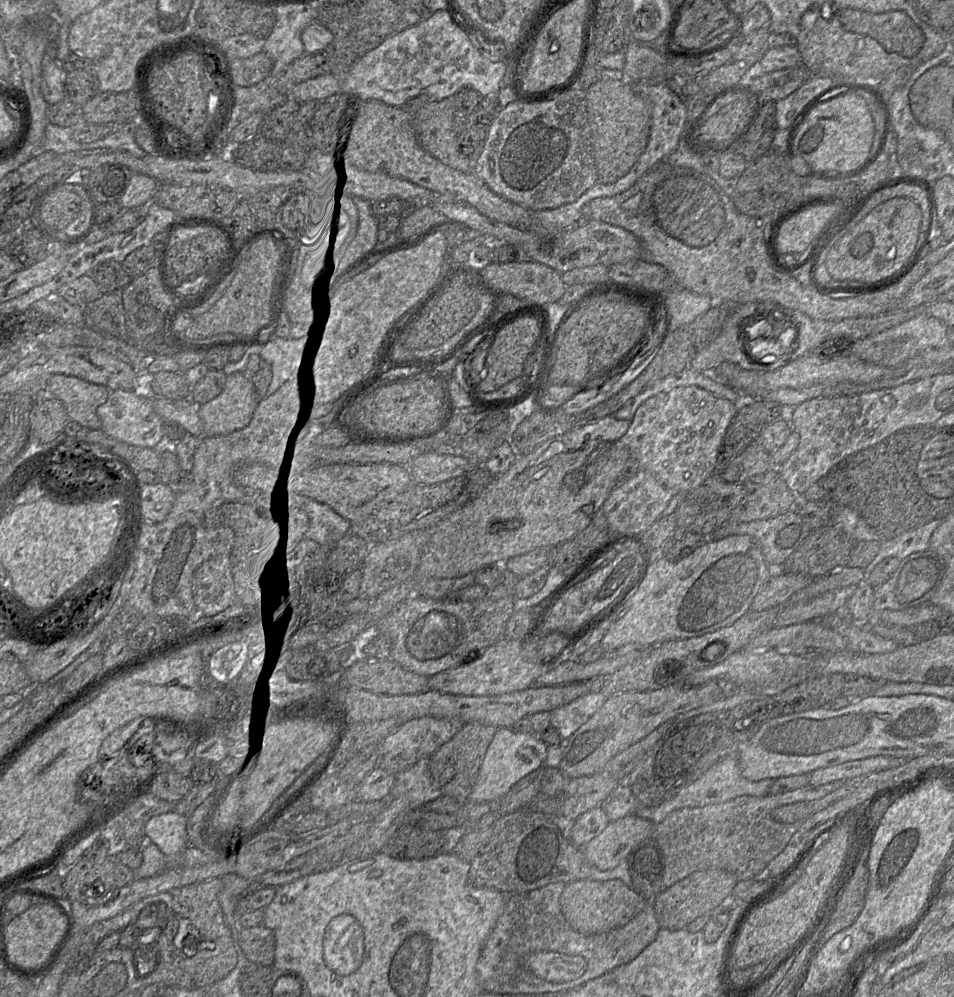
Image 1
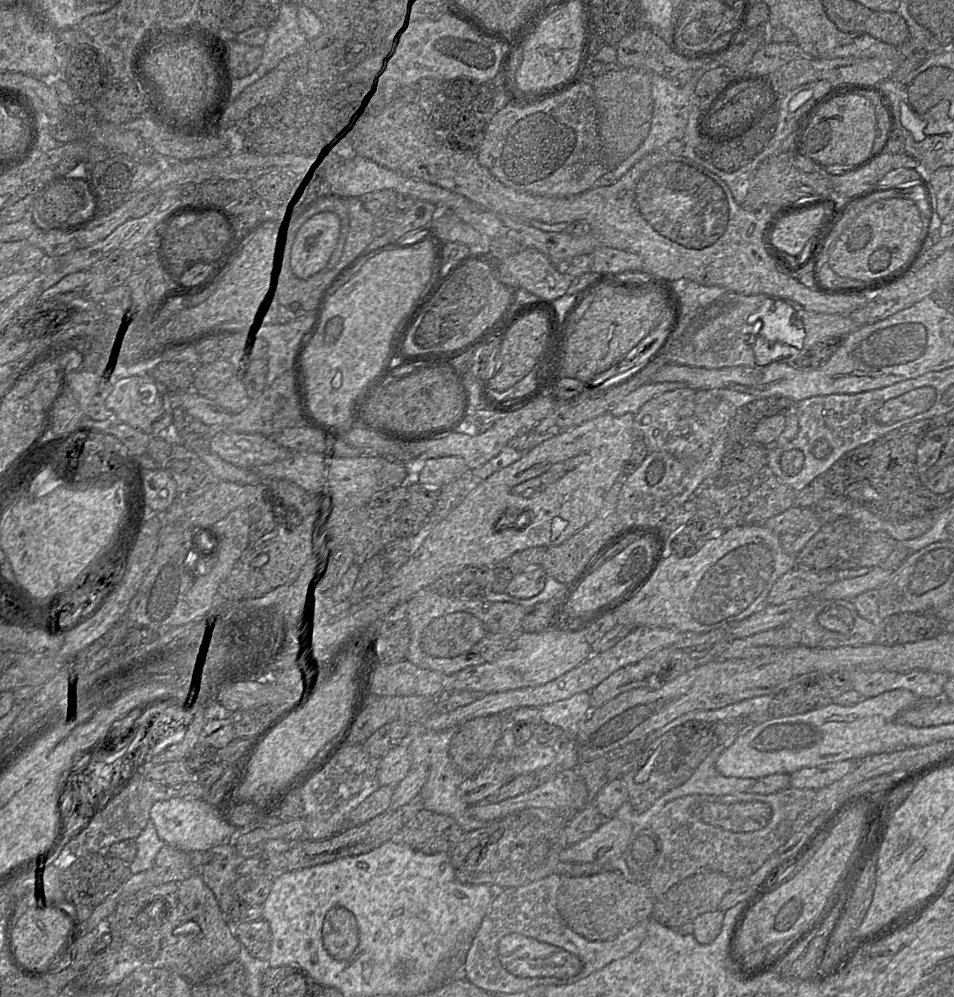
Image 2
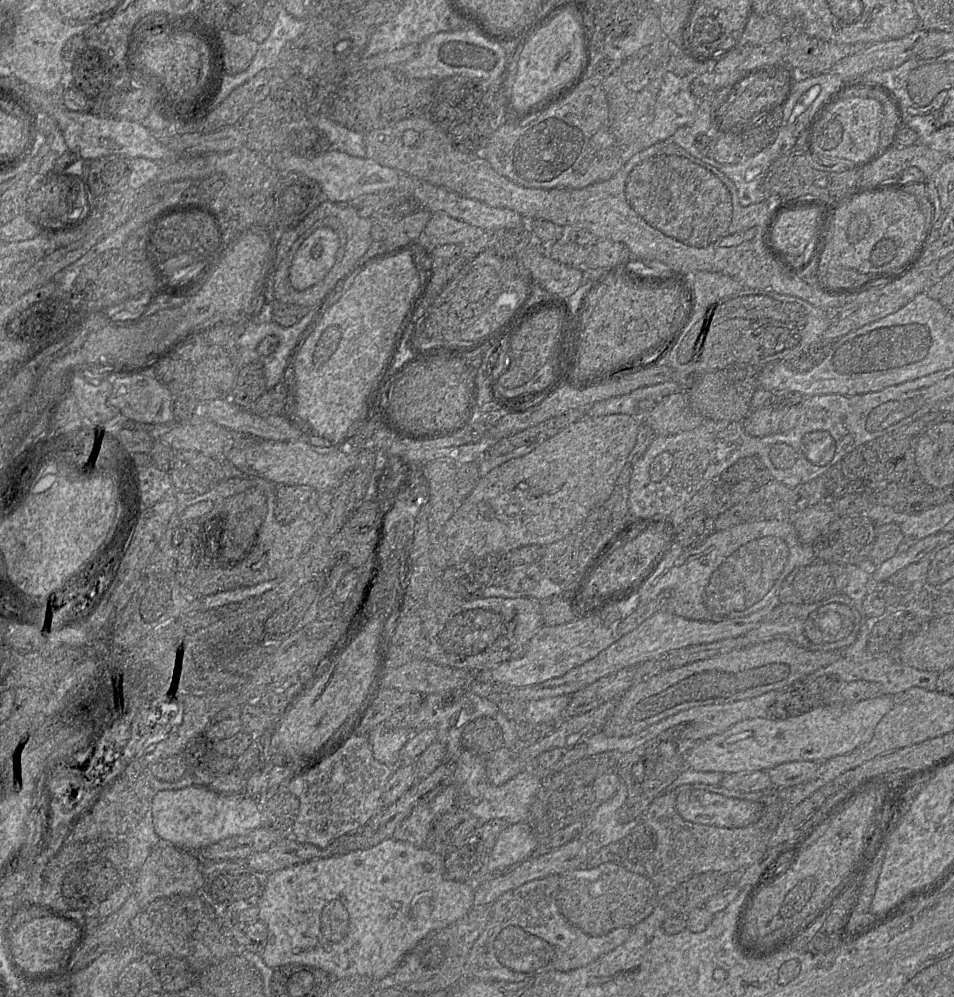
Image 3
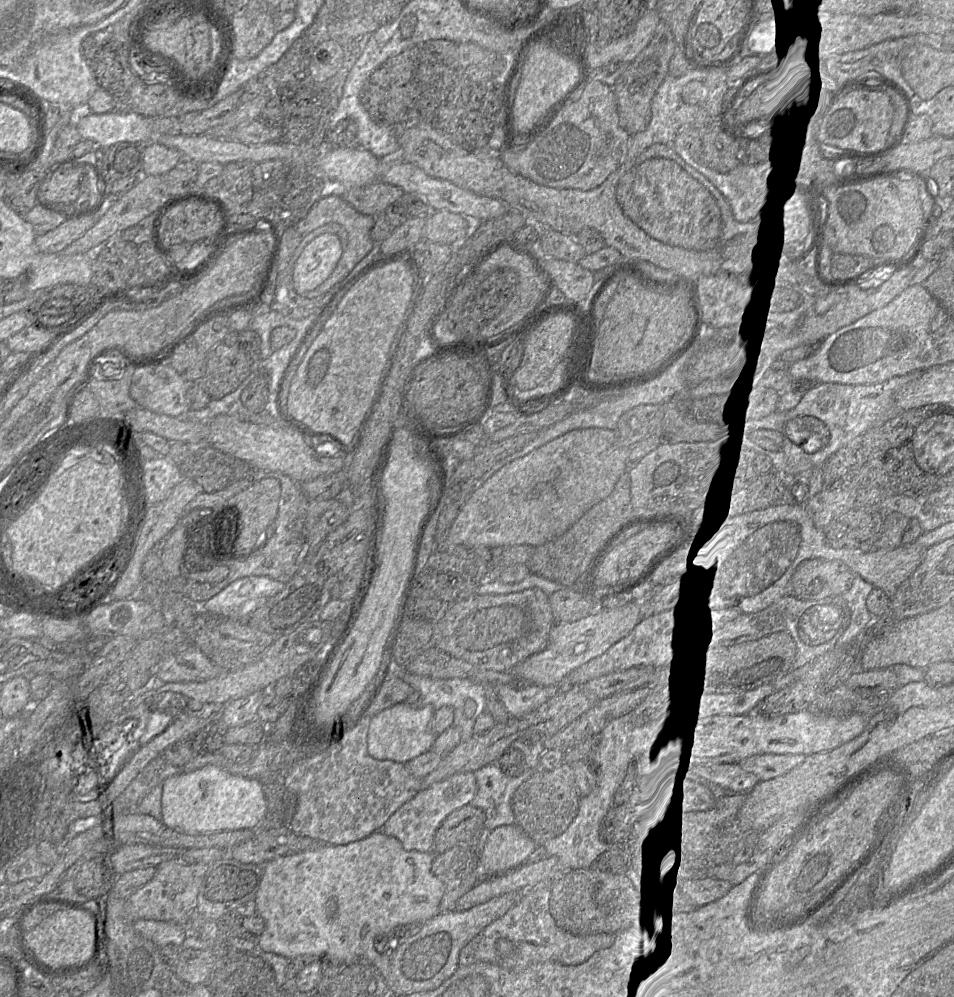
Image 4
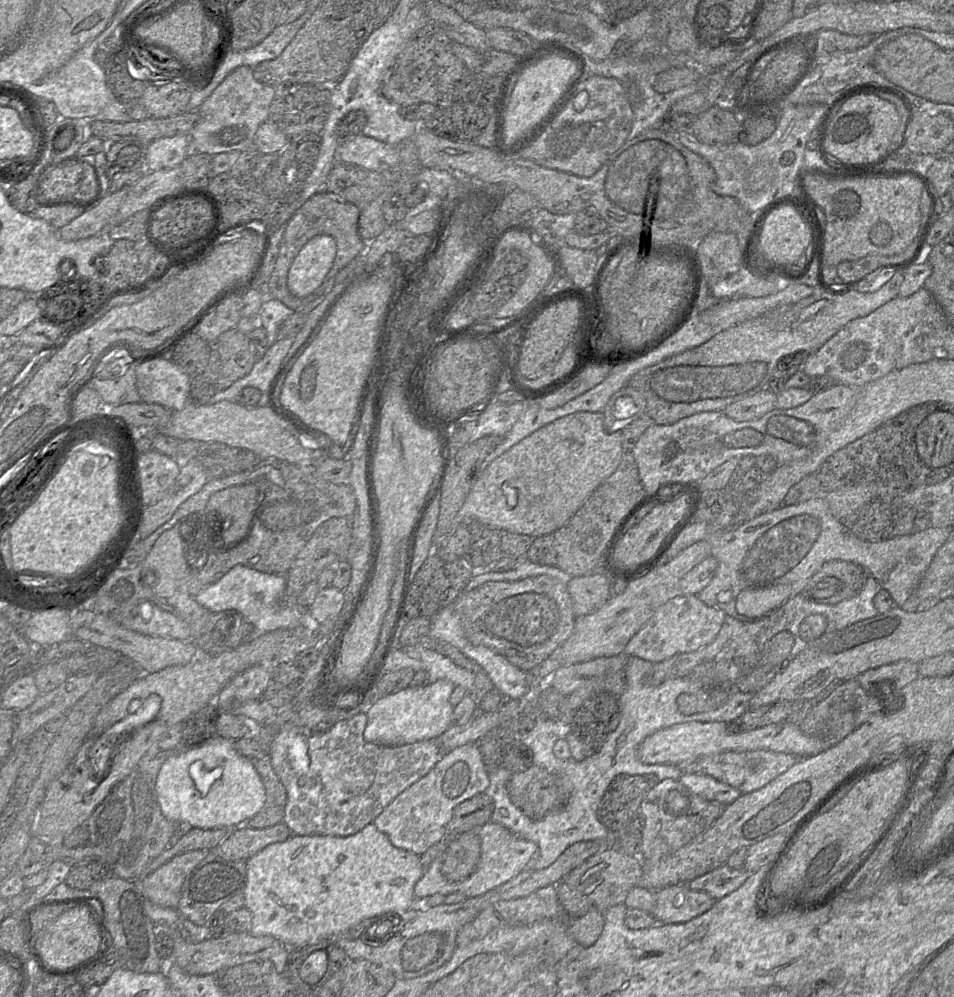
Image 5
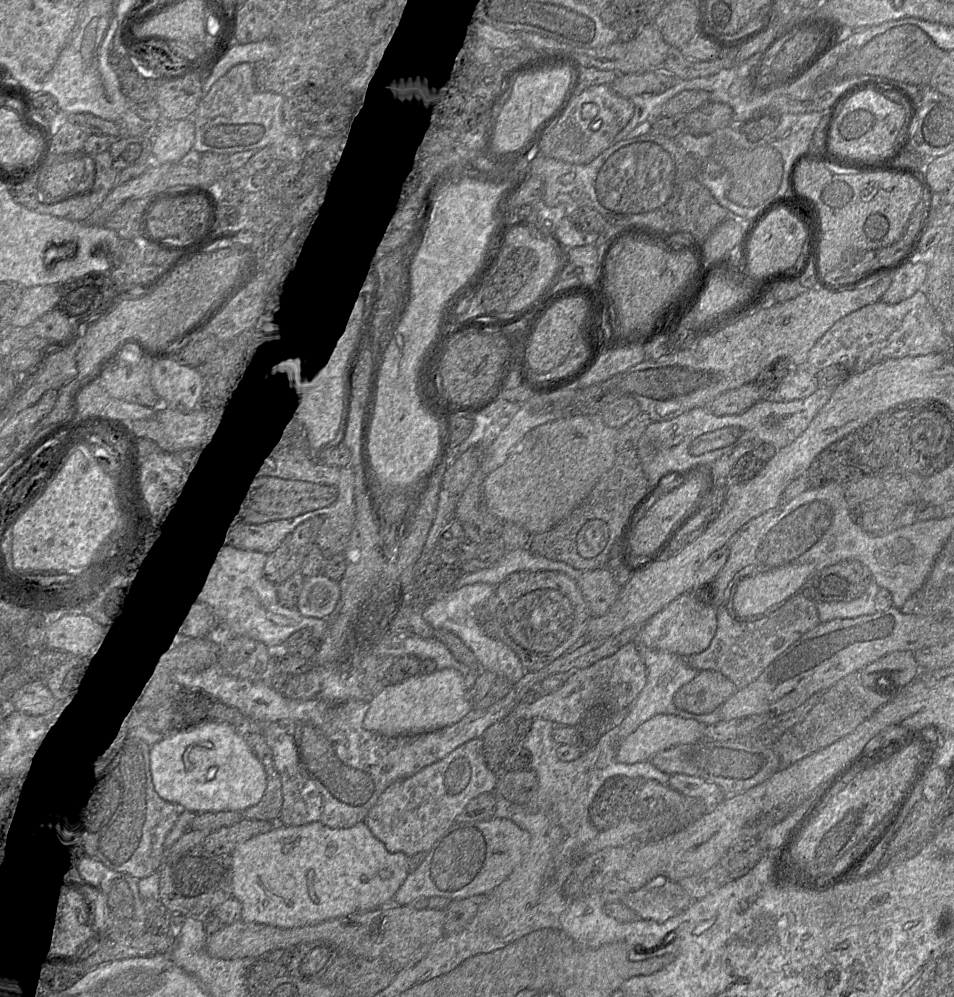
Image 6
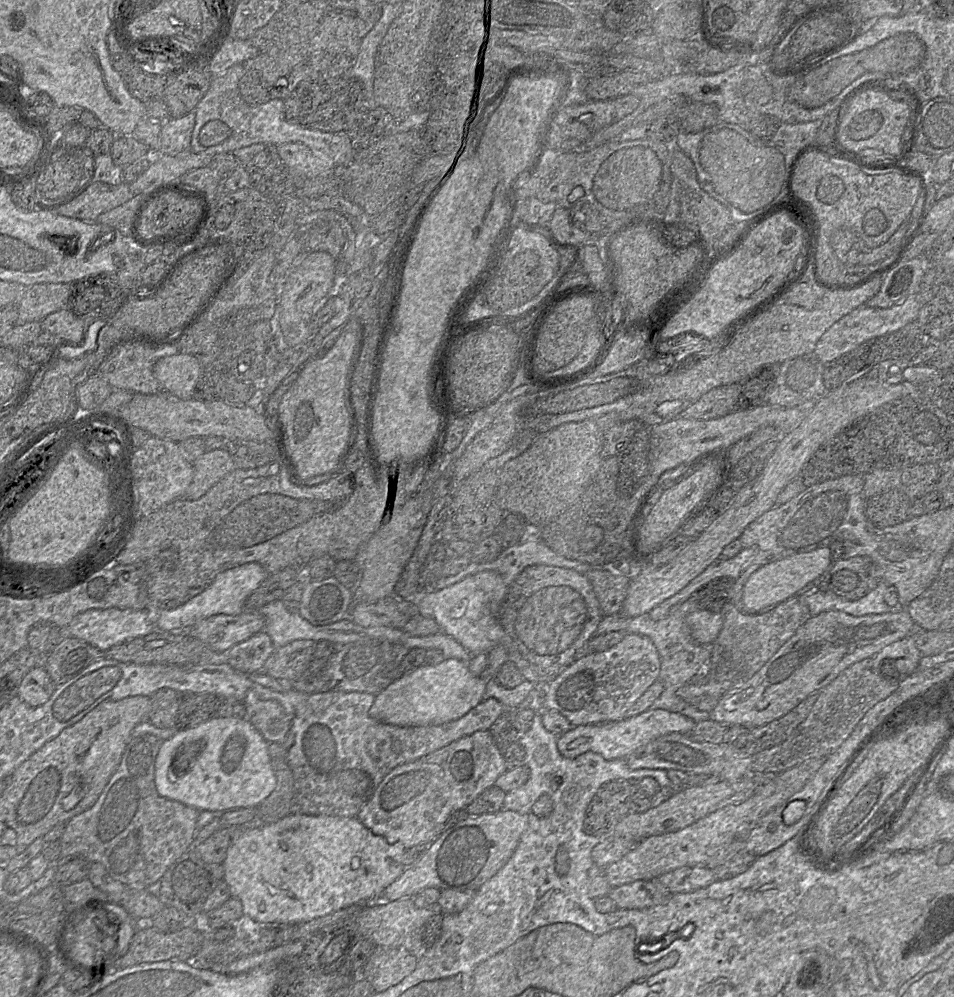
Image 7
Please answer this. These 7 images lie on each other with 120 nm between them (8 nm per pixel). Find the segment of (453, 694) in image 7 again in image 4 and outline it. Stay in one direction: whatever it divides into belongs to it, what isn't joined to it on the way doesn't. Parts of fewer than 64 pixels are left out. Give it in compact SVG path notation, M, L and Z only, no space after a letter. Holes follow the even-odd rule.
M405 703L385 709L371 718L367 734L368 753L377 760L391 760L405 764L431 750L436 736L431 731L435 709L431 706L409 707Z

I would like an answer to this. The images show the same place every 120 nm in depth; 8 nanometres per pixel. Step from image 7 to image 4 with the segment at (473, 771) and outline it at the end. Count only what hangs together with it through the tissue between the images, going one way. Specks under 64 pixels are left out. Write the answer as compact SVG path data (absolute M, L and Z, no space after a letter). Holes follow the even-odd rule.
M473 772L456 773L426 789L401 805L386 821L381 831L398 839L407 851L432 852L434 836L444 819L453 811L470 804L477 791Z

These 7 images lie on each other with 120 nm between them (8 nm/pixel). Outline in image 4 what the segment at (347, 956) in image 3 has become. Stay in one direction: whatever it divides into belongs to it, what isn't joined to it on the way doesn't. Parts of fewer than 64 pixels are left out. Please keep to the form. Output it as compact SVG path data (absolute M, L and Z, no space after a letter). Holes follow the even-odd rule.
M381 830L371 833L369 836L344 845L324 845L313 850L307 850L291 855L282 856L269 861L264 865L264 874L255 896L256 914L264 921L264 931L257 940L257 948L264 952L271 952L288 959L298 956L329 955L337 959L342 965L355 962L372 964L378 959L378 952L385 954L397 944L402 934L396 934L382 939L379 943L374 938L387 936L405 925L421 924L440 912L440 903L446 890L445 881L438 878L432 872L434 854L432 852L407 851L401 842L395 837L384 834Z

